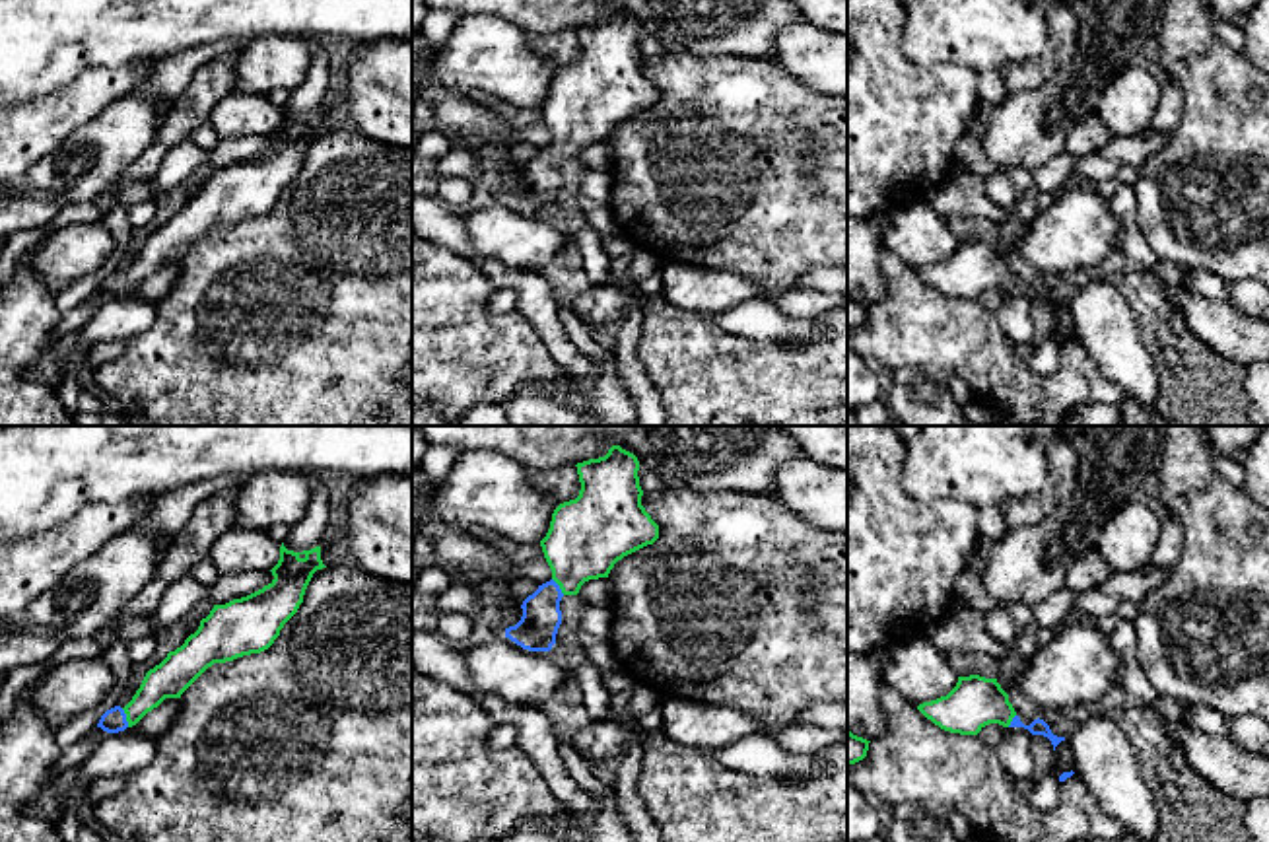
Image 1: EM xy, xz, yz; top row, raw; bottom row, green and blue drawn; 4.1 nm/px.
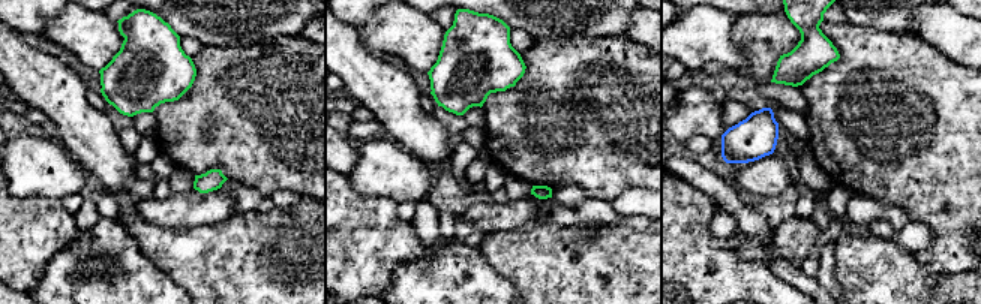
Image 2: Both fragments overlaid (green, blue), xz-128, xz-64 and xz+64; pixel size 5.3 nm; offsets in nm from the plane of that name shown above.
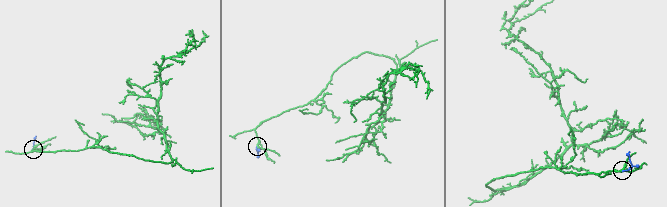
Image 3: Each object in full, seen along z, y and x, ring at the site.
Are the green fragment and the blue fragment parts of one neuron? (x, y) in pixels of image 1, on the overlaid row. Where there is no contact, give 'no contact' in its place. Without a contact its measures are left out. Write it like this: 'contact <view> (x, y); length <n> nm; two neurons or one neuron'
contact xy (127, 718); length 90 nm; one neuron

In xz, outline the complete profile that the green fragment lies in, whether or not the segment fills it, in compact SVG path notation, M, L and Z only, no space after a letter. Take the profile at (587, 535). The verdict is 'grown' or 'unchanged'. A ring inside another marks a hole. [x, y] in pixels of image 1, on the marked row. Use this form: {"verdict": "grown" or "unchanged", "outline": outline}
{"verdict": "grown", "outline": "M612 445L604 457L575 467L581 482L579 496L554 509L550 529L540 541L552 579L523 601L521 620L505 628L505 638L529 651L550 651L556 644L564 595L577 595L589 579L608 578L618 560L659 539L659 525L641 506L639 461L634 453Z"}

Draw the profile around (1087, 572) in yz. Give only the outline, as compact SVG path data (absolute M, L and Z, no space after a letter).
M1096 548L1086 550L1069 568L1069 589L1079 595L1110 579L1114 570Z

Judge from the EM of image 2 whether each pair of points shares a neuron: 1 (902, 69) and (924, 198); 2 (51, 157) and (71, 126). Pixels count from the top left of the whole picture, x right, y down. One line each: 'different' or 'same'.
1: same
2: different

